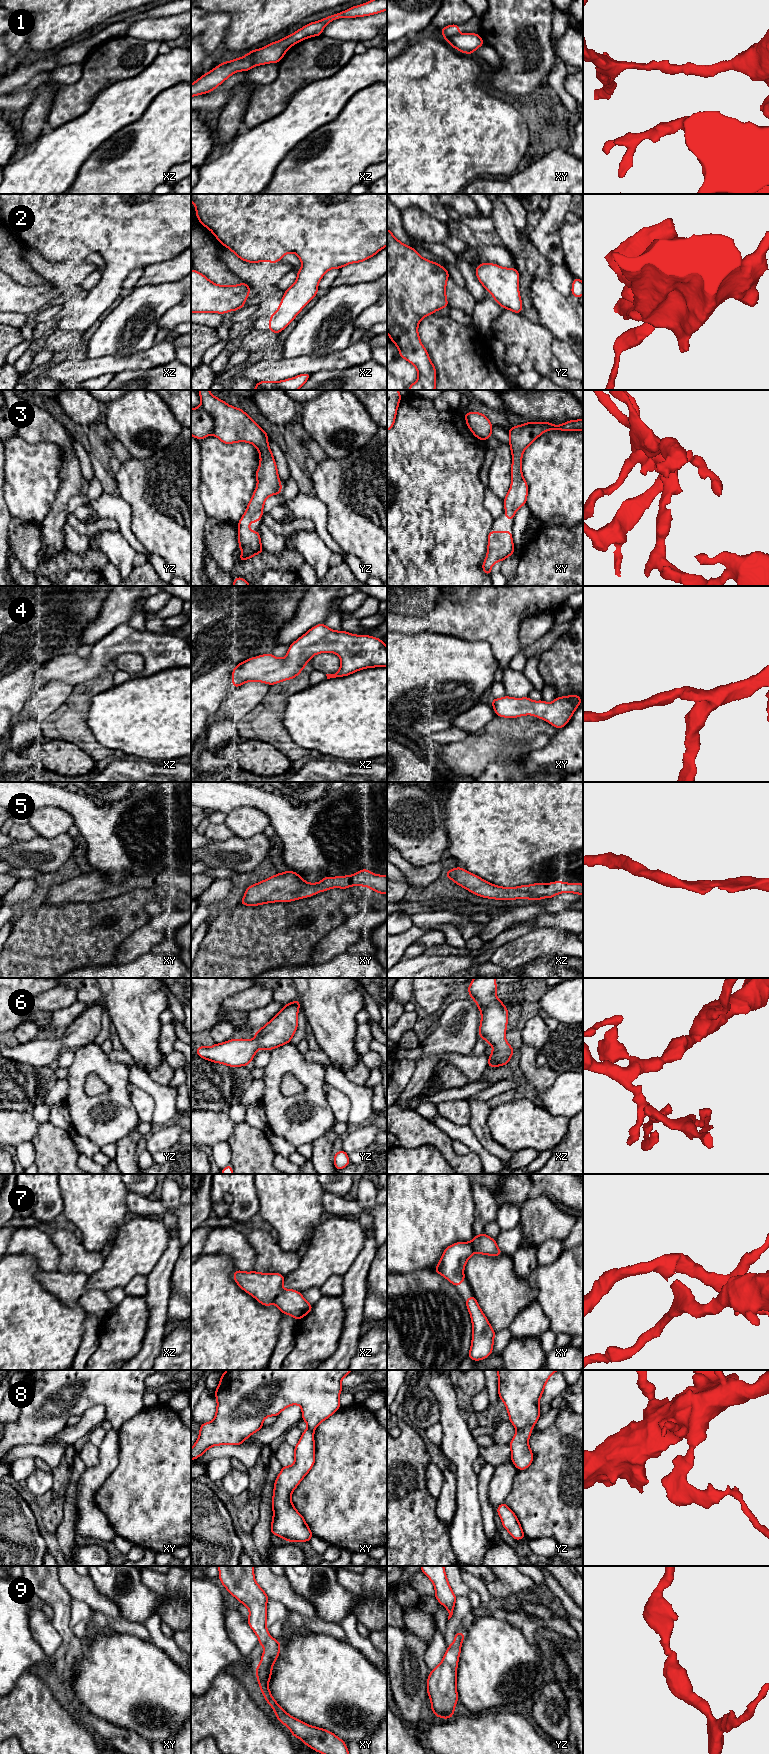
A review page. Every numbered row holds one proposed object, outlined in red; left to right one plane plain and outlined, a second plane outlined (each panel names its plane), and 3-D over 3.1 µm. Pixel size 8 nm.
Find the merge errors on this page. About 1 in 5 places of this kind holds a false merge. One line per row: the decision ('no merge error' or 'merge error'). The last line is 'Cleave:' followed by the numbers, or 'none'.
1: merge error
2: no merge error
3: no merge error
4: no merge error
5: no merge error
6: no merge error
7: no merge error
8: merge error
9: no merge error
Cleave: 1, 8

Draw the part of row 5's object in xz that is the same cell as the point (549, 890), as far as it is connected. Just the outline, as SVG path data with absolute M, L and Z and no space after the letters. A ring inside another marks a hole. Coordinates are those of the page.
M458 866L444 873L449 879L467 889L469 892L489 899L531 899L537 901L543 898L552 898L559 893L576 893L580 896L583 895L583 884L580 883L556 881L547 884L535 883L518 887L500 887Z

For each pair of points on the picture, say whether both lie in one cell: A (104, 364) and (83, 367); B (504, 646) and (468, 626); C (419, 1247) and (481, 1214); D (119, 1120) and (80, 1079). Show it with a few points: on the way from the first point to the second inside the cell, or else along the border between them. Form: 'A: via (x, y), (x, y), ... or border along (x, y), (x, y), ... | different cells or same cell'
A: via (99, 366), (88, 367) | same cell
B: via (495, 637), (484, 626), (477, 626) | same cell
C: border along (472, 1195), (474, 1203), (473, 1231), (476, 1234) | different cells
D: via (101, 1126), (94, 1127), (90, 1122), (80, 1097) | same cell

